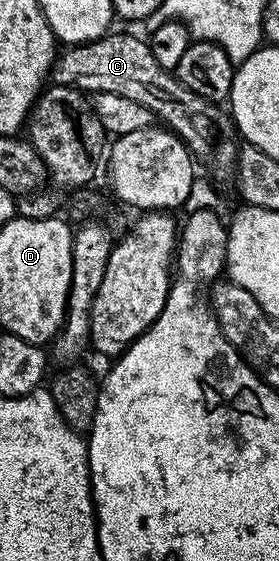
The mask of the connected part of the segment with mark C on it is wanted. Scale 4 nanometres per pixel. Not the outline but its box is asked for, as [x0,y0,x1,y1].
[52,31,240,182]

